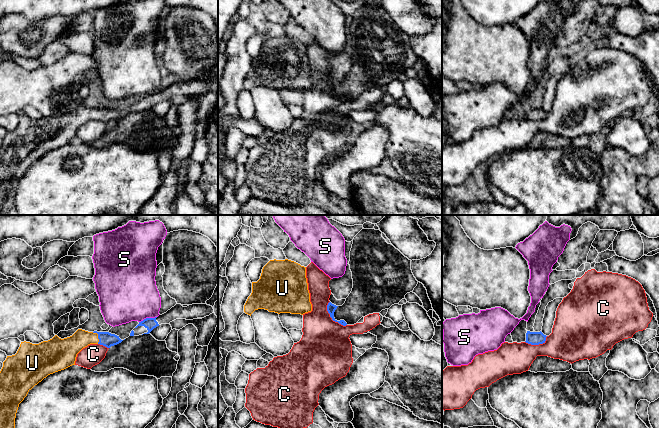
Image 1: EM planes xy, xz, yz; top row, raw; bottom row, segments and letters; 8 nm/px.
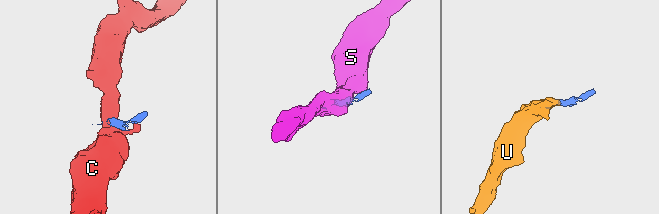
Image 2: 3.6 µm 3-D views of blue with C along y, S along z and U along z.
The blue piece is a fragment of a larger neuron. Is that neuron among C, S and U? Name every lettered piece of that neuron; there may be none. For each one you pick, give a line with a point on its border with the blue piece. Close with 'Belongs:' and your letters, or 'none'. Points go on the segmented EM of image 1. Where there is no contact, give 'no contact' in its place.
U: meets blue in xy at (98, 336)
Belongs: U

